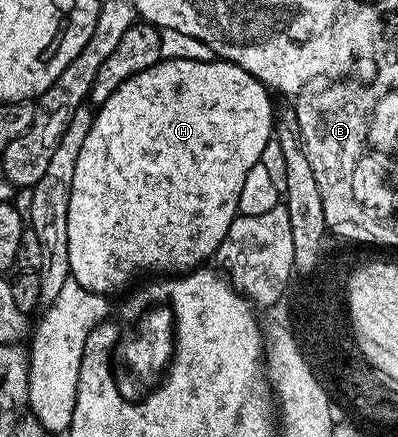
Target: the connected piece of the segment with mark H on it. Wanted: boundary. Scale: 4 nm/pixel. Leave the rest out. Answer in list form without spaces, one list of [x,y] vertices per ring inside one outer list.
[[[164,59],[151,68],[123,80],[115,92],[104,102],[93,115],[91,132],[79,148],[79,160],[75,160],[75,176],[71,180],[71,196],[67,204],[67,260],[72,281],[78,286],[87,288],[93,294],[110,296],[121,290],[136,274],[145,274],[150,270],[153,276],[181,276],[190,270],[196,270],[216,255],[227,228],[239,216],[239,191],[243,180],[251,168],[261,161],[263,148],[273,138],[273,115],[275,102],[272,102],[270,91],[255,76],[251,76],[234,62],[224,60]]]

